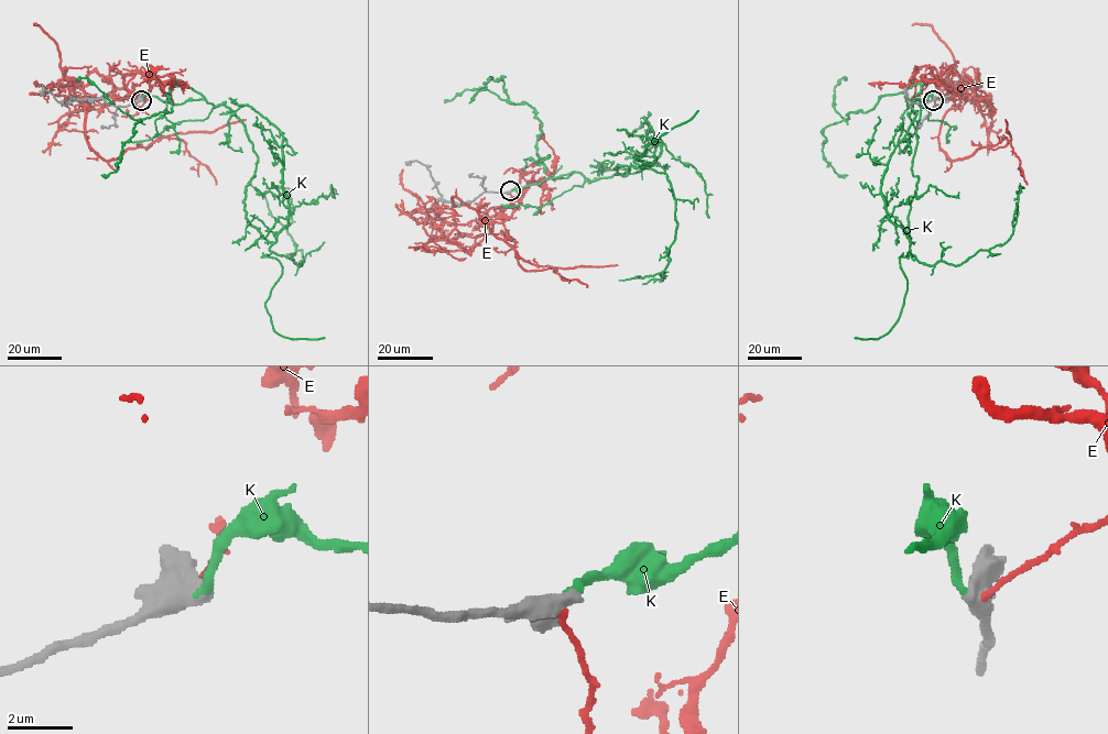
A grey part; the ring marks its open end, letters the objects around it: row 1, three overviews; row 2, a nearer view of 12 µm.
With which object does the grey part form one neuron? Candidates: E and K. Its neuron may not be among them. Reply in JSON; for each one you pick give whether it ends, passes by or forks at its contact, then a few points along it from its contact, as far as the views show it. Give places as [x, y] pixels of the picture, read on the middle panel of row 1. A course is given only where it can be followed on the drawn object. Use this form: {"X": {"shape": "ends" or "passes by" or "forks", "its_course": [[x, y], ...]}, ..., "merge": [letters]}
{"K": {"shape": "ends", "its_course": [[511, 190], [572, 172], [626, 175], [618, 165], [647, 167], [662, 142], [645, 168], [599, 173], [611, 164]]}, "merge": ["K"]}

